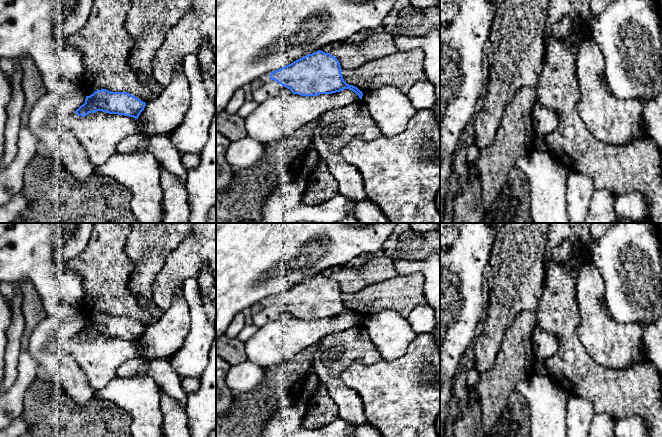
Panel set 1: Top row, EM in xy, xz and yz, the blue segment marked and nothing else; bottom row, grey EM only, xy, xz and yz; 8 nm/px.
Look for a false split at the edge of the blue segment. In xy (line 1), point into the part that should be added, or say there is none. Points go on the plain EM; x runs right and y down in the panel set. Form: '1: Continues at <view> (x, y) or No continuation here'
1: No continuation here

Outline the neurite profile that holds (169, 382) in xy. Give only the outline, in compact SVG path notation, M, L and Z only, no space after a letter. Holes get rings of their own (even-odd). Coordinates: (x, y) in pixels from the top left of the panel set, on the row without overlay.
M150 360L147 374L155 380L161 393L167 394L182 408L186 407L187 394L182 388L181 377L174 371L169 360Z

